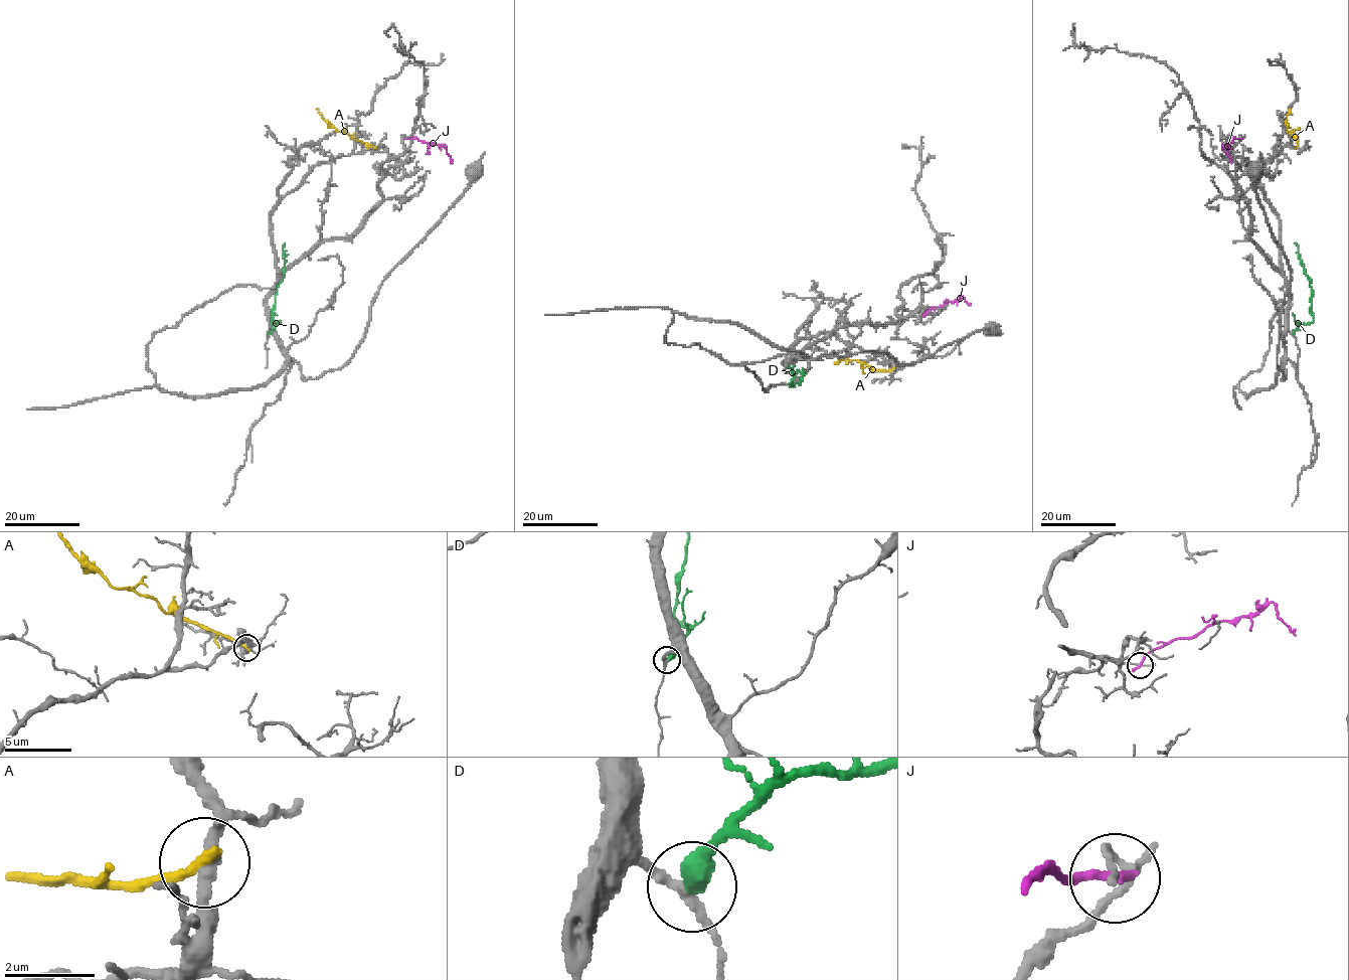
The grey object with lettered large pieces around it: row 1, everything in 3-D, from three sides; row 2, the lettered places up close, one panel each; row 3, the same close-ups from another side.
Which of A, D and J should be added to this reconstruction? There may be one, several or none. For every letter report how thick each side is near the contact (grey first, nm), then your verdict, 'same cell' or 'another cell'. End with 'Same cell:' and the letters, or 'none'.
A: 260/240 nm | another cell
D: 200/440 nm | same cell
J: 140/200 nm | another cell
Same cell: D

